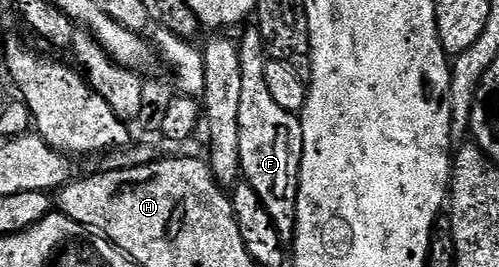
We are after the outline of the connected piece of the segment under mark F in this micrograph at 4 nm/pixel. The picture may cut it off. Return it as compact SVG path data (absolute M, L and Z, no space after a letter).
M249 28L237 47L239 64L243 68L243 88L239 99L239 156L241 157L241 173L244 181L263 200L263 208L267 208L267 216L275 224L281 241L289 244L293 241L293 231L297 228L297 189L301 179L301 157L303 156L303 128L300 117L275 104L271 92L267 89L267 80L263 73L267 61L263 36L255 28Z

